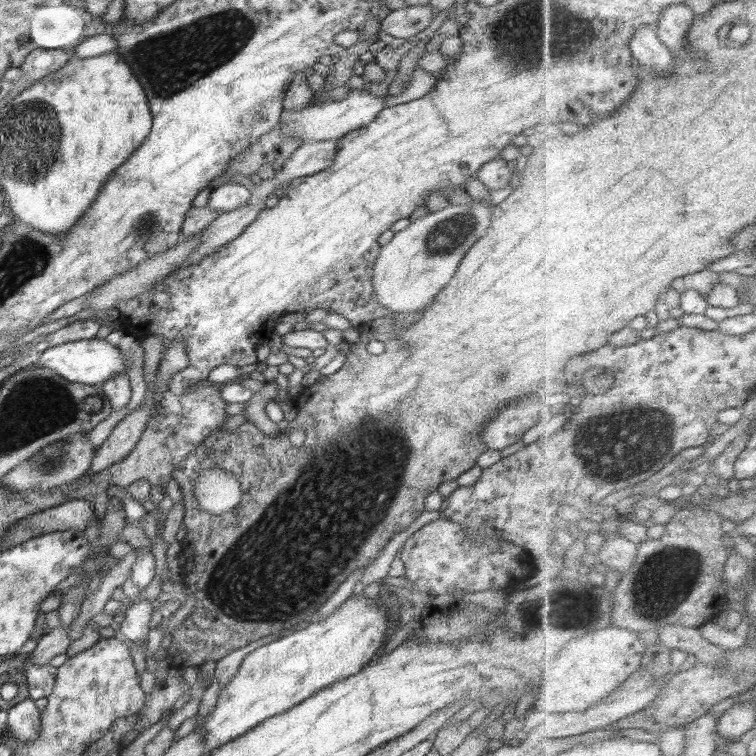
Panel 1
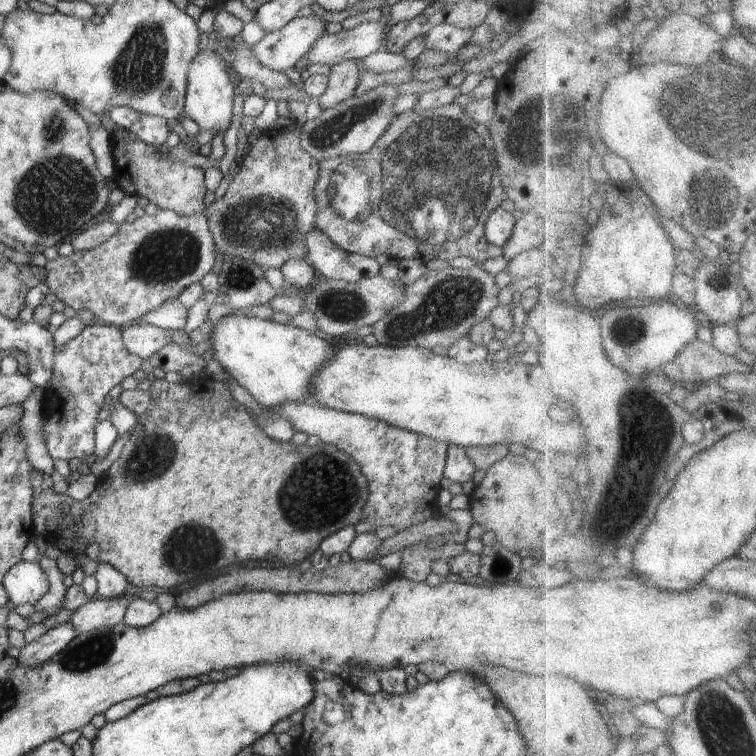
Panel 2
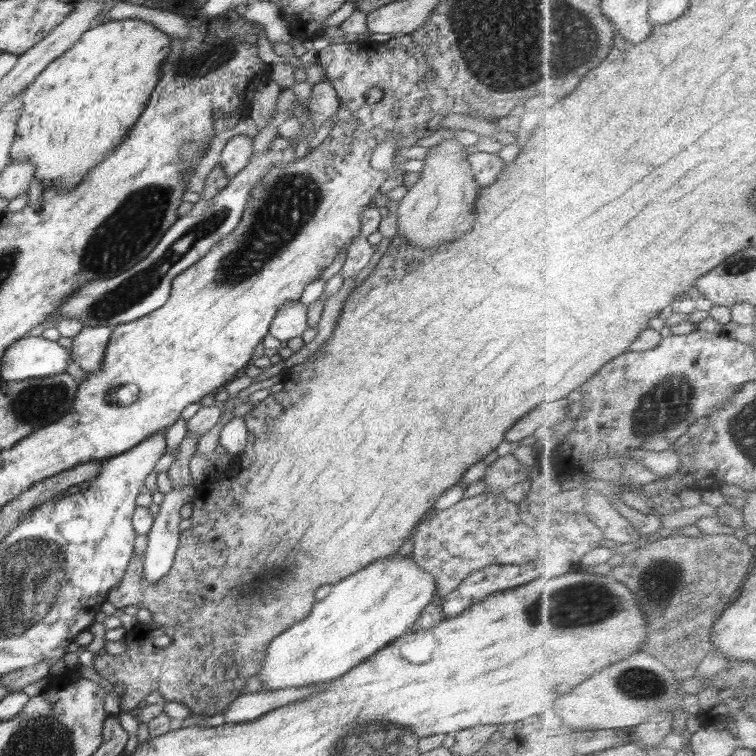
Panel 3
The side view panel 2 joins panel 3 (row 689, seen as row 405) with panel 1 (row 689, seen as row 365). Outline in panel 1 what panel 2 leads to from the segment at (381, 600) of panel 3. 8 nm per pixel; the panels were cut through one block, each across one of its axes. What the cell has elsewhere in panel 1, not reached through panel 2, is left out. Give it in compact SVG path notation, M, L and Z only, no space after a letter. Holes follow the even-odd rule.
M363 594L350 596L340 608L324 620L310 624L303 630L292 630L291 634L276 642L250 652L232 680L220 689L214 709L207 716L198 717L199 722L195 728L201 729L204 735L205 752L208 753L230 740L236 740L238 736L257 728L264 720L288 712L290 708L302 704L303 700L308 700L322 688L328 688L330 684L336 684L338 680L344 680L365 668L380 647L384 646L382 643L388 628L386 613L388 608L385 604L379 604L379 598L376 601L368 601Z

